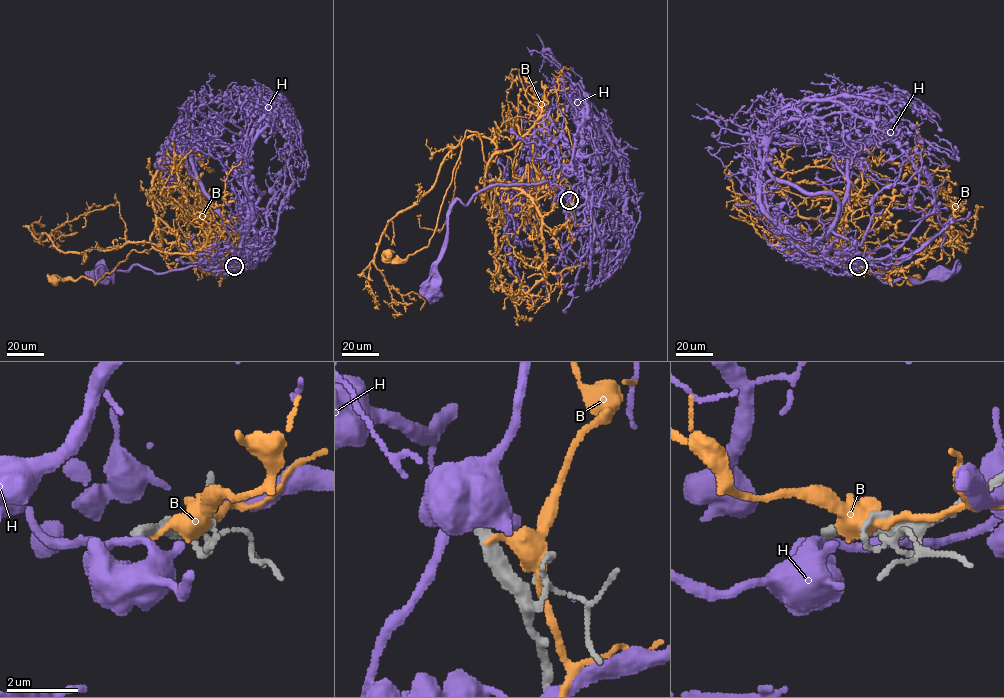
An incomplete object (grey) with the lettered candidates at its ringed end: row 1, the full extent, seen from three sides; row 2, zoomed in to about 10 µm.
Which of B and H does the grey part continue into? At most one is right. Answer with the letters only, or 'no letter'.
no letter

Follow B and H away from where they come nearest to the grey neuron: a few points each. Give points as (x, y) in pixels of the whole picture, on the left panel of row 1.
B: (235, 266), (204, 272), (154, 231), (161, 249), (63, 252), (39, 241), (100, 206)
H: (235, 267), (245, 260), (234, 259), (238, 239), (205, 263), (157, 273), (134, 264), (99, 281), (98, 272)

